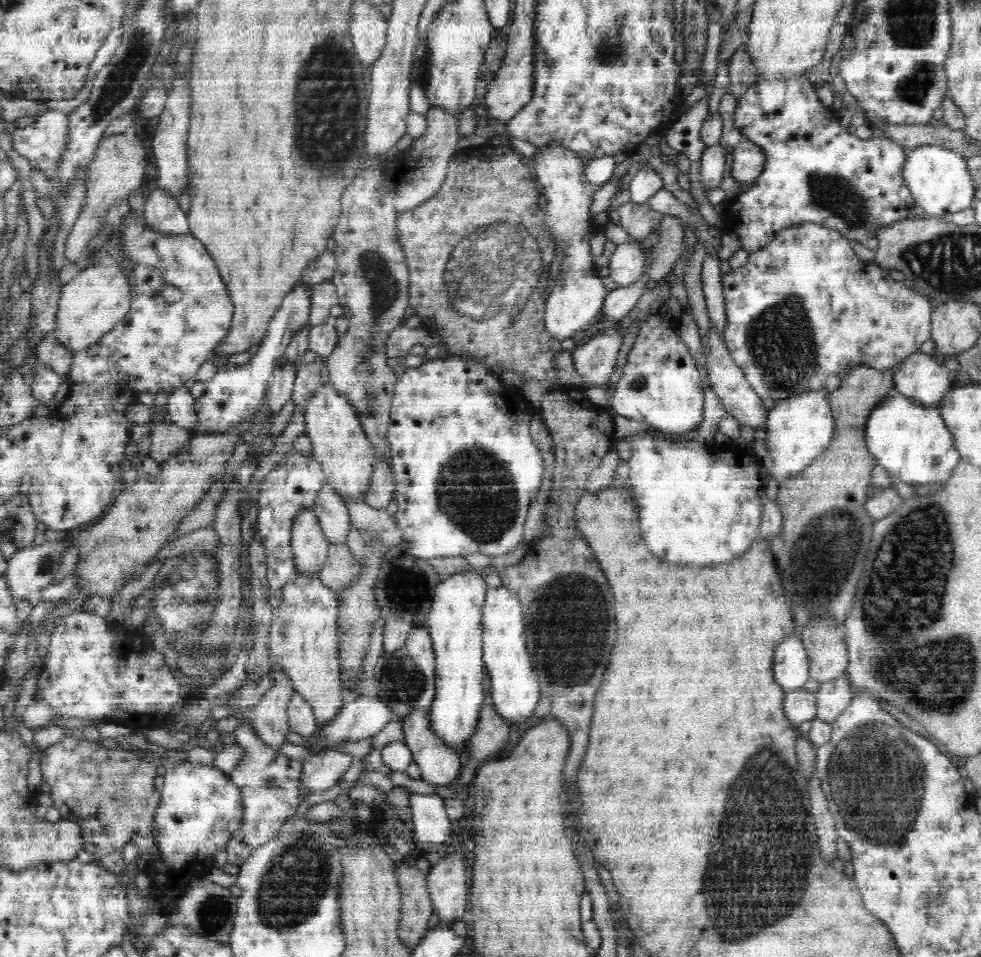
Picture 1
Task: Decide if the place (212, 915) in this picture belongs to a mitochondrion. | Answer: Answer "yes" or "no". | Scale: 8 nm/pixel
yes

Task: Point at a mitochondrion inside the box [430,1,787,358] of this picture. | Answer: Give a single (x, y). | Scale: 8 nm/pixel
(488, 280)

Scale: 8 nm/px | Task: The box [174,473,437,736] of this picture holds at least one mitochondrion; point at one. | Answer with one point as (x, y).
(402, 682)

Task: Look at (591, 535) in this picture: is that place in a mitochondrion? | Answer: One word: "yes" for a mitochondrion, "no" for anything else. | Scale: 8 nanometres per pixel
no

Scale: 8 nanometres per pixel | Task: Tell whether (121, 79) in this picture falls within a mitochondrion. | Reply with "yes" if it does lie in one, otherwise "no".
yes

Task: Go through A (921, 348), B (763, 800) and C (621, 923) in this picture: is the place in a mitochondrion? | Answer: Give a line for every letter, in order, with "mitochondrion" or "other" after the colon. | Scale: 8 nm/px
A: other
B: mitochondrion
C: other

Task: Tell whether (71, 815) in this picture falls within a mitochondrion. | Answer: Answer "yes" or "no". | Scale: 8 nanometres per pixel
no

